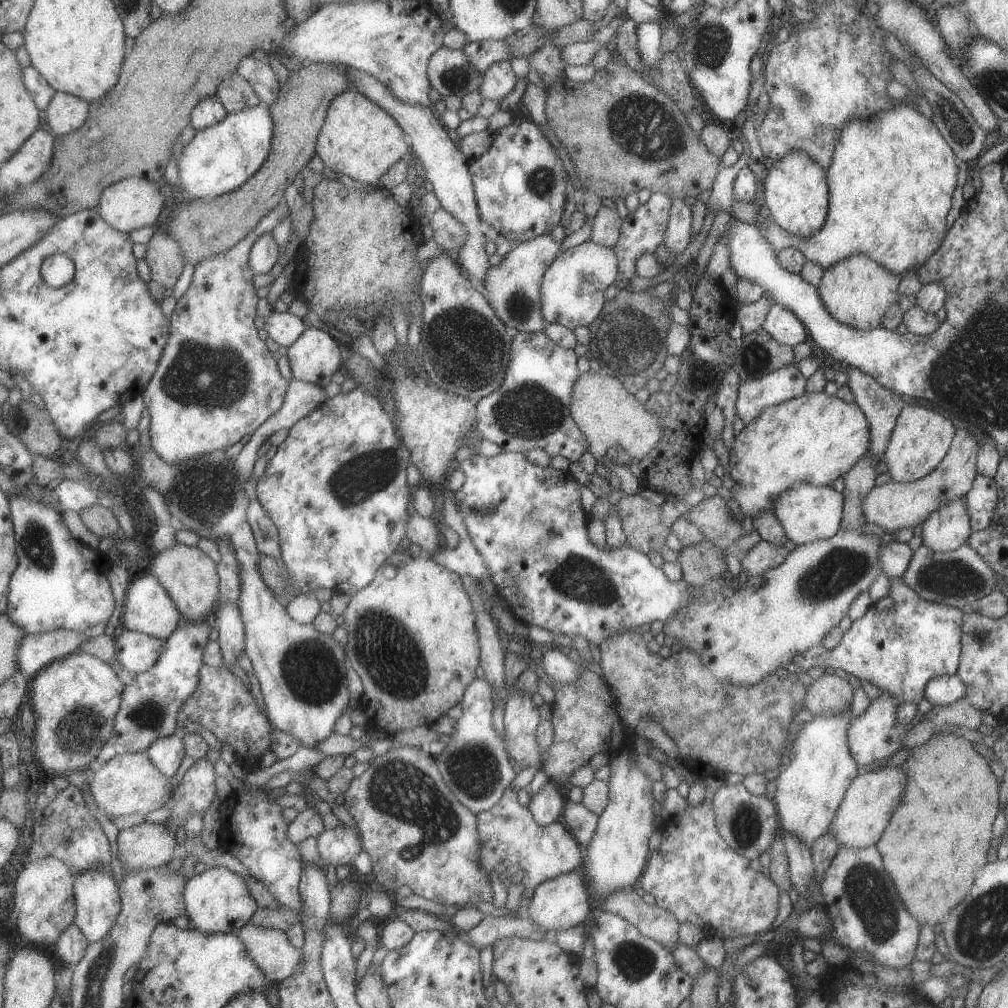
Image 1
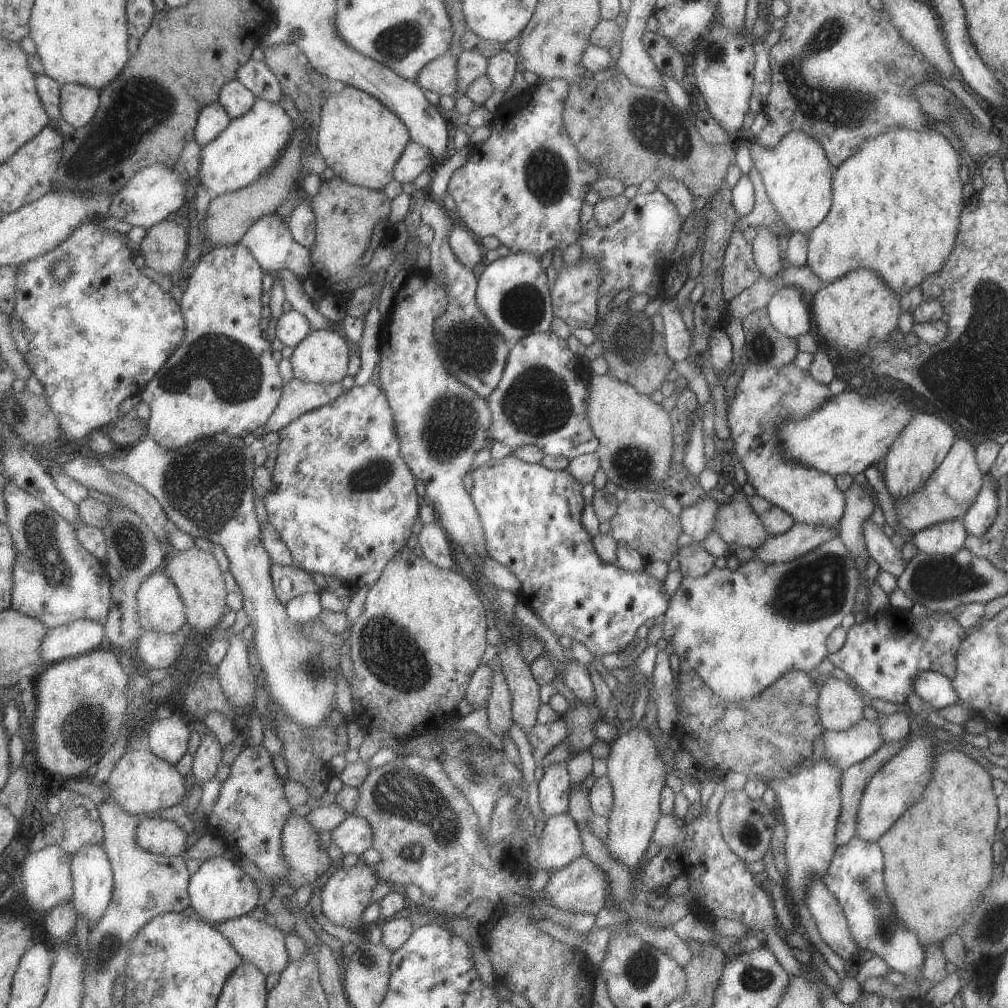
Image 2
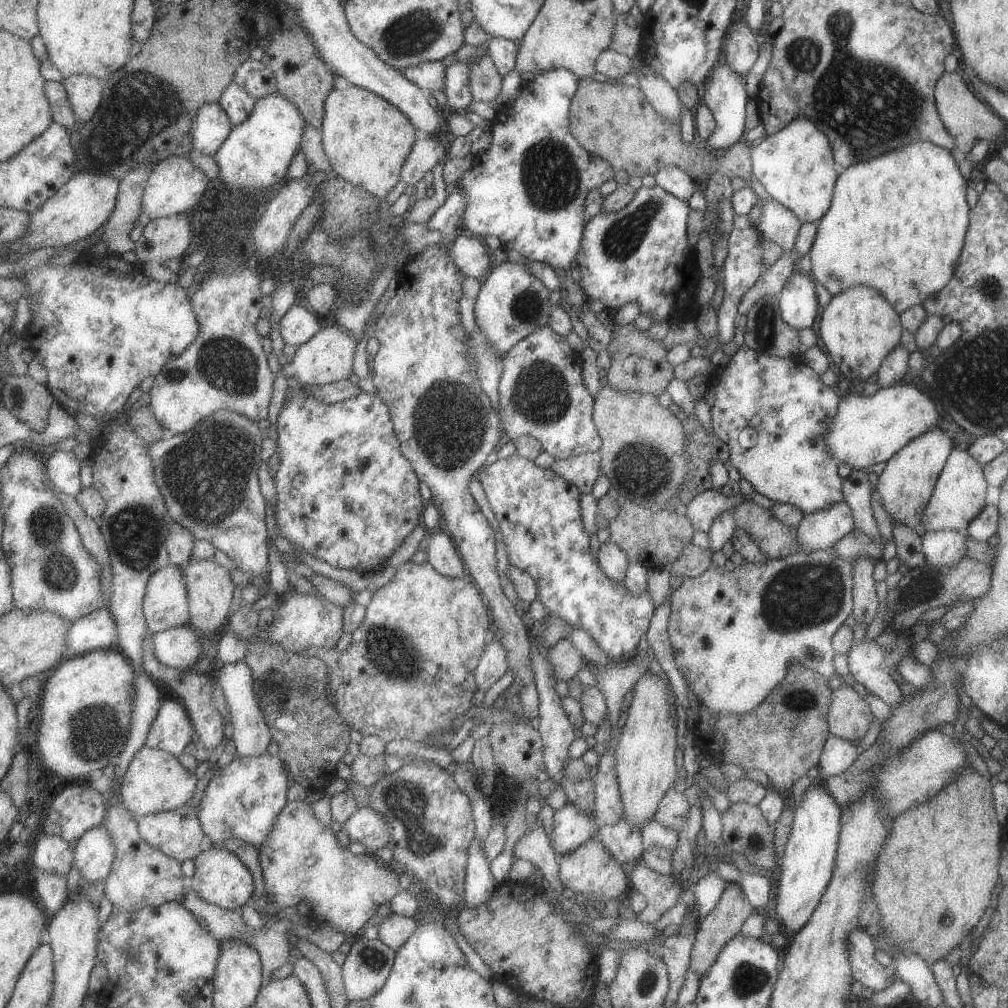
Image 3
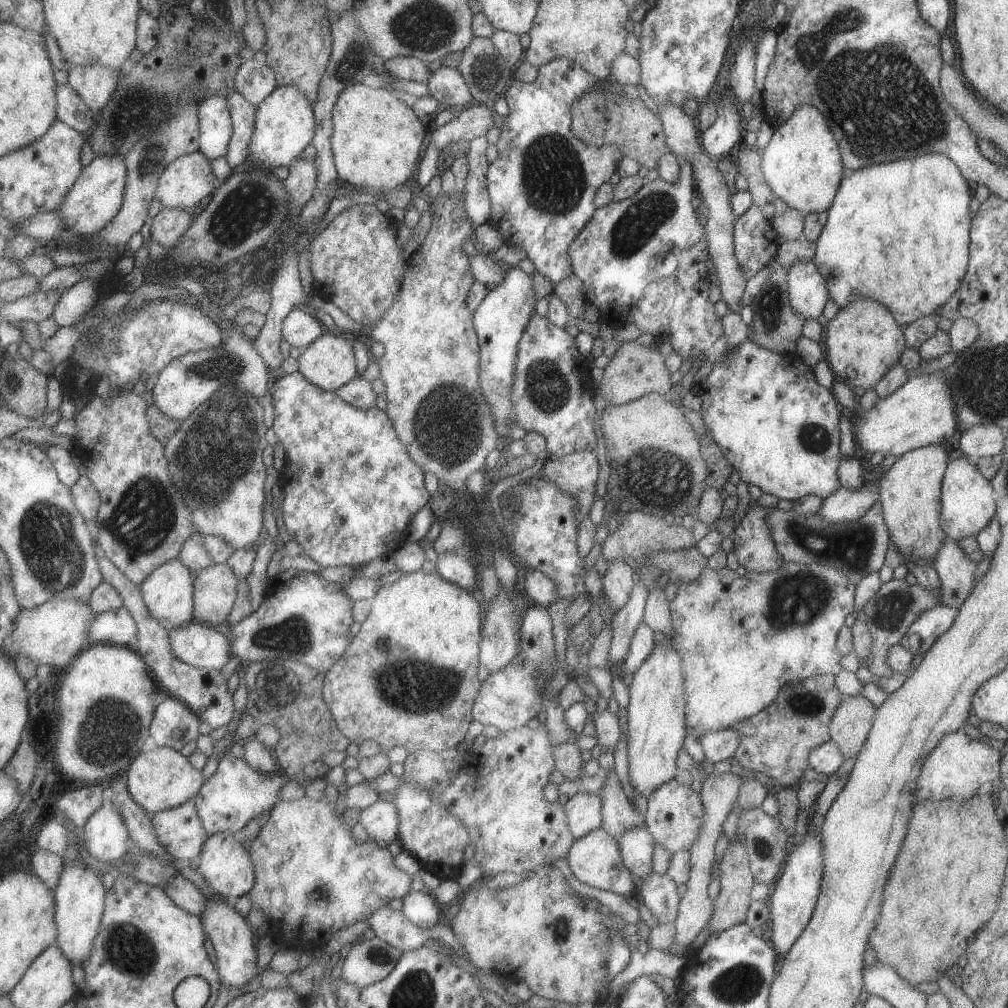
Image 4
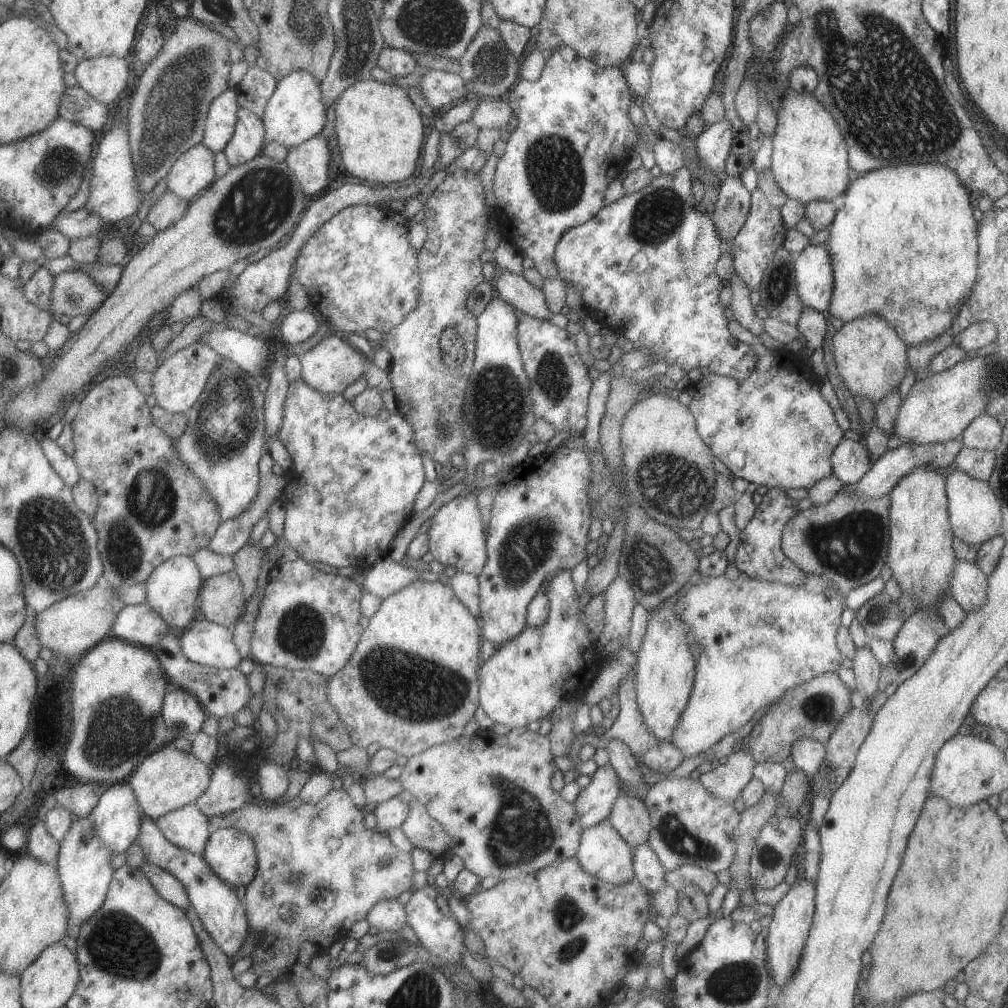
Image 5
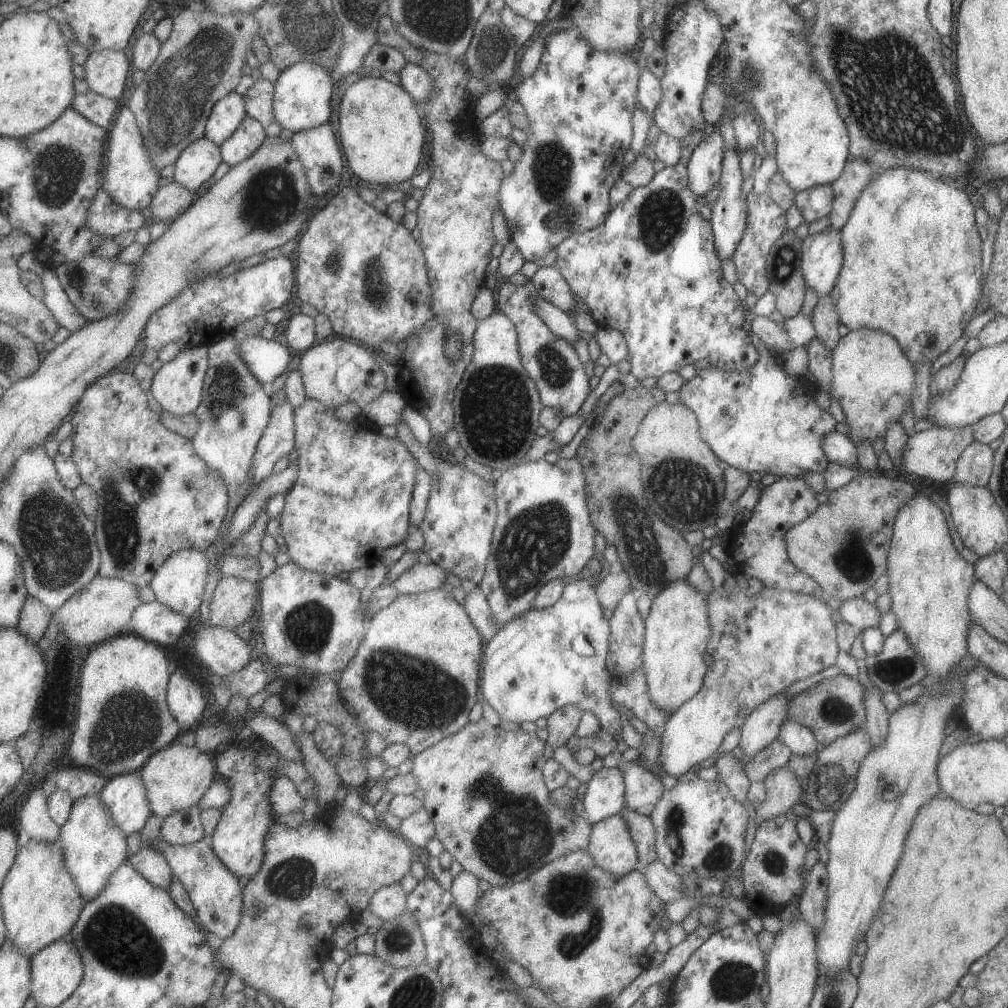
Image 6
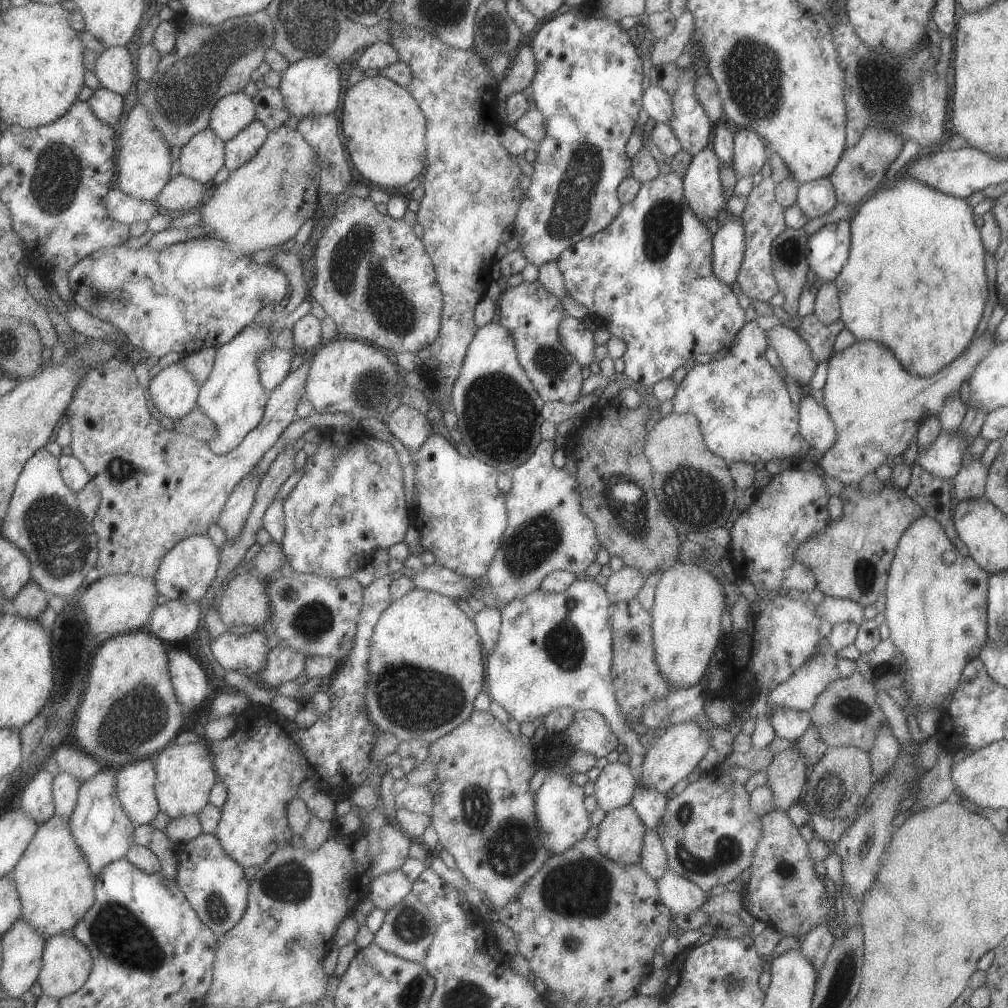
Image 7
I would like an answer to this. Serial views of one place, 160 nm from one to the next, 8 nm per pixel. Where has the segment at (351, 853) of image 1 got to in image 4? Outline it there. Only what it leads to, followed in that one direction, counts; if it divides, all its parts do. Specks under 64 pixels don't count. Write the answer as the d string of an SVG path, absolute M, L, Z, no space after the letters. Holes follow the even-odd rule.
M382 799L361 812L359 822L369 834L369 839L386 846L400 838L400 814L397 805Z

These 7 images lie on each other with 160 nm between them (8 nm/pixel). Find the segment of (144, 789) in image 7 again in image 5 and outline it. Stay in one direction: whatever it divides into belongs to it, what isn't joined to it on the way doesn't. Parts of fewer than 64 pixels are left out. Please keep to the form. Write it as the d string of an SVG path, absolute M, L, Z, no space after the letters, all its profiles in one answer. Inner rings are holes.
M128 781L108 785L91 815L98 835L114 854L125 852L142 832L144 811Z

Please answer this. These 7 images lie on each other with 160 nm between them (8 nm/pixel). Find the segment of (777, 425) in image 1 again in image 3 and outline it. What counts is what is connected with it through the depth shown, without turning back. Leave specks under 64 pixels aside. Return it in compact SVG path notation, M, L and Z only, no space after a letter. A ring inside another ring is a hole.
M901 380L896 385L879 388L873 395L840 397L825 442L830 455L839 463L853 469L865 469L878 462L885 462L911 439L932 428L940 428L939 412L933 400L914 386L909 380Z

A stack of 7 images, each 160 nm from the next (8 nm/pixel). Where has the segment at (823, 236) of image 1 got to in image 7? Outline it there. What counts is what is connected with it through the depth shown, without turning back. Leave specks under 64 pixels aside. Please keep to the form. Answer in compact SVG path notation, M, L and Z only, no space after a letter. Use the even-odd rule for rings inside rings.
M899 174L893 188L873 193L862 200L856 206L855 214L850 220L848 259L840 268L839 274L834 280L838 288L840 319L843 321L844 328L853 334L855 340L875 341L877 344L888 348L901 368L909 374L928 377L947 366L966 349L971 342L971 338L973 338L973 334L975 334L979 320L981 320L983 305L987 296L989 296L989 288L987 288L987 280L985 279L985 251L980 239L980 230L973 223L971 210L972 208L965 202L965 199L943 194L907 177L903 178Z

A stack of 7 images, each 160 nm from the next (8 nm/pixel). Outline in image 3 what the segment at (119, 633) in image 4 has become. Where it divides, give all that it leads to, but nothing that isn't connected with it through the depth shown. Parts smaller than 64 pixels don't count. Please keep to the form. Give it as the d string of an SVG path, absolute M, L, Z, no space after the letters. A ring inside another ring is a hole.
M105 607L74 622L68 634L66 659L97 649L118 647L118 624L109 608Z

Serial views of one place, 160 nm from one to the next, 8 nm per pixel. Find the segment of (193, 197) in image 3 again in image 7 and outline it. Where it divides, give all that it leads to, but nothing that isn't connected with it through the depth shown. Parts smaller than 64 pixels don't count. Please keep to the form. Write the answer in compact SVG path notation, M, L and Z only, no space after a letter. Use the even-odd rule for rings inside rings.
M209 127L181 148L179 159L183 175L207 184L226 166L226 142Z

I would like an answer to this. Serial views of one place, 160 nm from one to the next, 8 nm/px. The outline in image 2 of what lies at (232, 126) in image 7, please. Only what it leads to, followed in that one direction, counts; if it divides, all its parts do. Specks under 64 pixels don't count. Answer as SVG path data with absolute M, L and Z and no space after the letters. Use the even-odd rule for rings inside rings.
M219 102L203 108L196 126L196 139L204 147L219 138L231 124L232 118L227 109Z

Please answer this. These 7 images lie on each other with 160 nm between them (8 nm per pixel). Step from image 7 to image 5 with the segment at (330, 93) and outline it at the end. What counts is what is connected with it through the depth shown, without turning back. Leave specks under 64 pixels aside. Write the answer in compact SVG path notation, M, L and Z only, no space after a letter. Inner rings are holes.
M296 70L280 80L277 90L268 102L263 120L267 141L279 142L287 149L299 146L314 136L319 136L327 124L327 105L324 101L322 82L306 70Z

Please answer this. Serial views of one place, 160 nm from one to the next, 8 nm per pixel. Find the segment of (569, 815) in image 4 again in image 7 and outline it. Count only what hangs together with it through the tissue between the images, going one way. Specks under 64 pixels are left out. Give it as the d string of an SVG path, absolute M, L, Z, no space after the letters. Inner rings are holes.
M618 761L607 763L594 780L594 793L598 808L609 812L630 804L637 779L628 764Z

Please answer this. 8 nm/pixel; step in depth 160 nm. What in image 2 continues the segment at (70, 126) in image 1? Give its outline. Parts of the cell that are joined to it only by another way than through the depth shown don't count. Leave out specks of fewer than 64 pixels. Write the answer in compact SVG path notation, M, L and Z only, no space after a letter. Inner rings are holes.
M79 83L62 85L62 113L73 129L89 124L101 106L98 88Z

